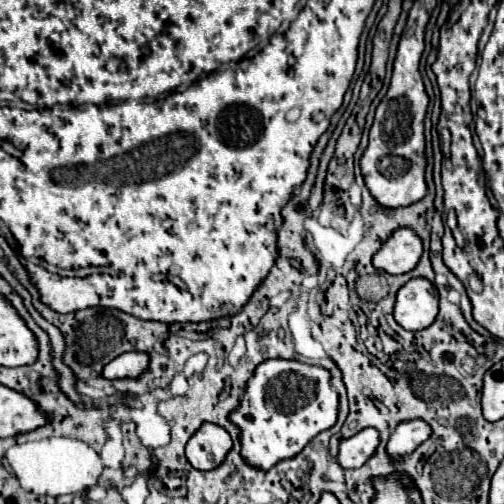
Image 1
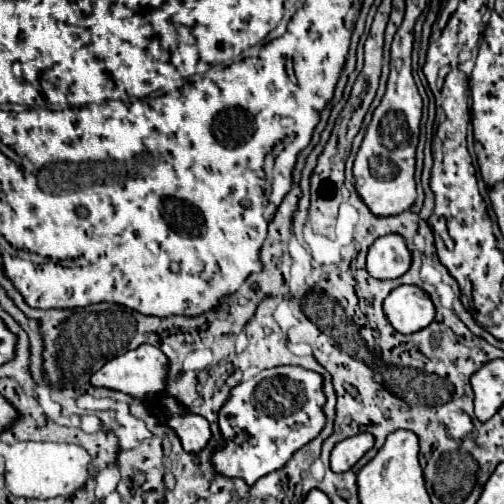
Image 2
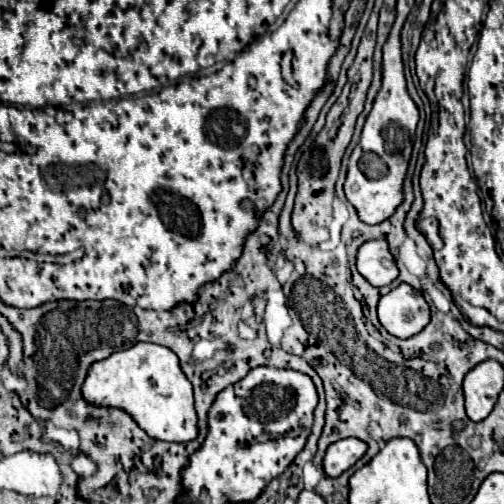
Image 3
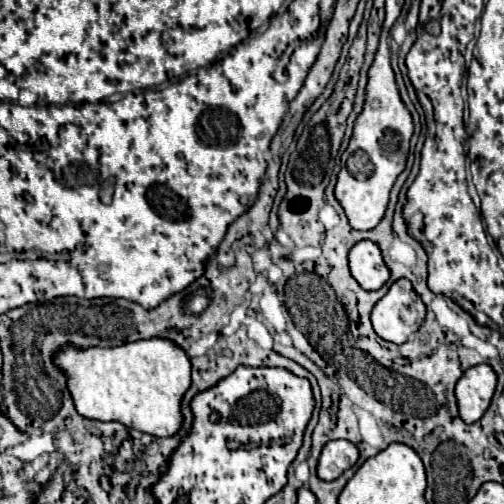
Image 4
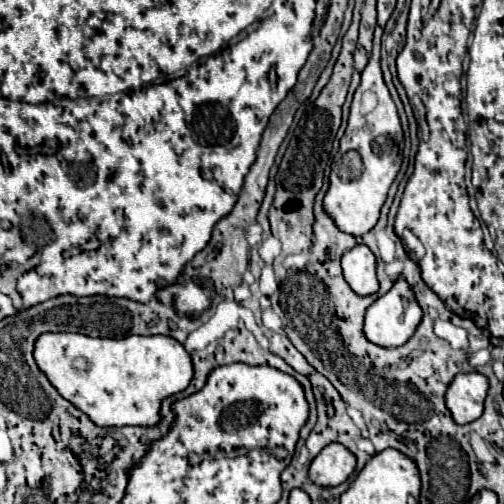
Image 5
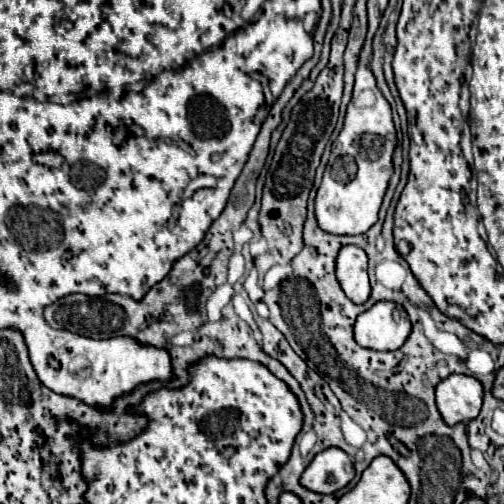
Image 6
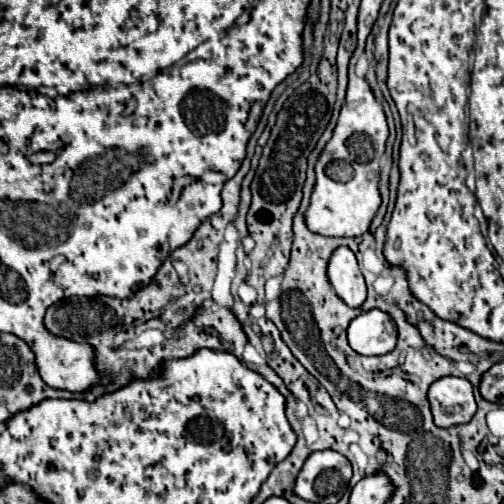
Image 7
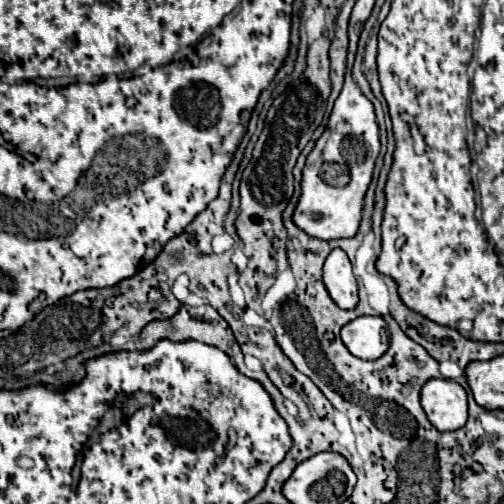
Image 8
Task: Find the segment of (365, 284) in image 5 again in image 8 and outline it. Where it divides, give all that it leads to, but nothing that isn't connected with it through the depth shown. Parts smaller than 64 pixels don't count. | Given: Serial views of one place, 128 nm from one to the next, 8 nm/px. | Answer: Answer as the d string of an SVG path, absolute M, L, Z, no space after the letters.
M336 248L328 254L324 262L324 286L330 298L344 310L356 308L358 304L358 284L352 272L352 264L344 250Z

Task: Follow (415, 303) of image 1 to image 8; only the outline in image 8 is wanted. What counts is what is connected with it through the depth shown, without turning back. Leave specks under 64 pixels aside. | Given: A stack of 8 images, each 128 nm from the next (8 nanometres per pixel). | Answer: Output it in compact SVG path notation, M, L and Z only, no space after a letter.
M360 316L342 328L340 338L356 358L376 360L388 350L390 330L382 316Z

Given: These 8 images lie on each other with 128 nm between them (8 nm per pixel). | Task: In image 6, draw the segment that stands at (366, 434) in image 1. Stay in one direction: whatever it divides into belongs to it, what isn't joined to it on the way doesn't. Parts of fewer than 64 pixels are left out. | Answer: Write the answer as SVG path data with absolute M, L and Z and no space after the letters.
M340 448L318 452L304 470L300 484L316 494L334 494L354 478L354 464Z

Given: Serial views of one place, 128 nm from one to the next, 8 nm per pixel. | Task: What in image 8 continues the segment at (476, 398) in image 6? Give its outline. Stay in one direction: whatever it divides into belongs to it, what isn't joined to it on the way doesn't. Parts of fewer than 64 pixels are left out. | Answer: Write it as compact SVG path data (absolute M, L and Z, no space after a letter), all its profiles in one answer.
M442 378L428 380L420 390L420 404L432 426L440 432L458 430L466 424L468 418L466 392L456 382Z

